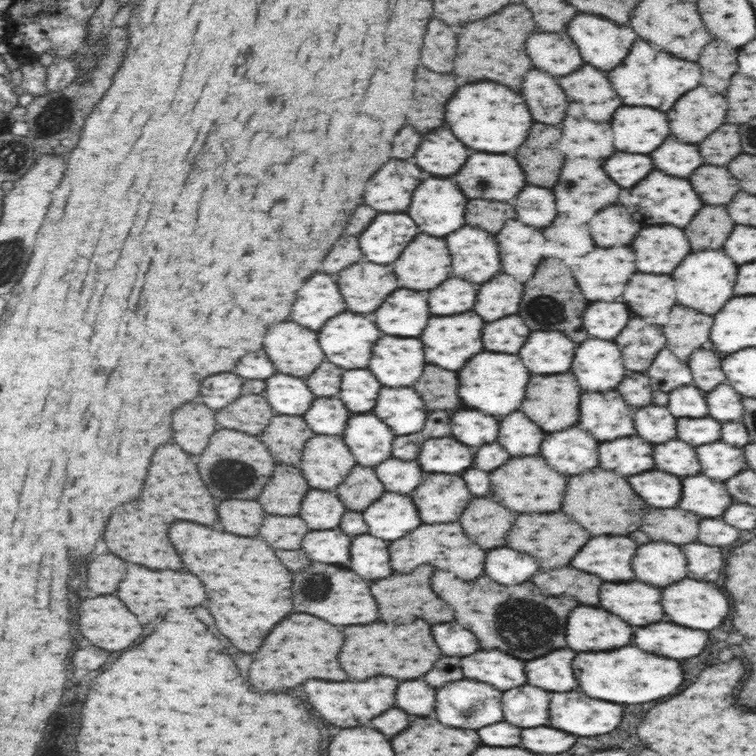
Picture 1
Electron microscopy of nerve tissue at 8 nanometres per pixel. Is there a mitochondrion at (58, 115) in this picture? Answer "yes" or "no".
yes

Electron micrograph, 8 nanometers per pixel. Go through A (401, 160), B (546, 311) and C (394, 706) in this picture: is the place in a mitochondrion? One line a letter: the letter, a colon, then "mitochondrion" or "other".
A: other
B: mitochondrion
C: other

